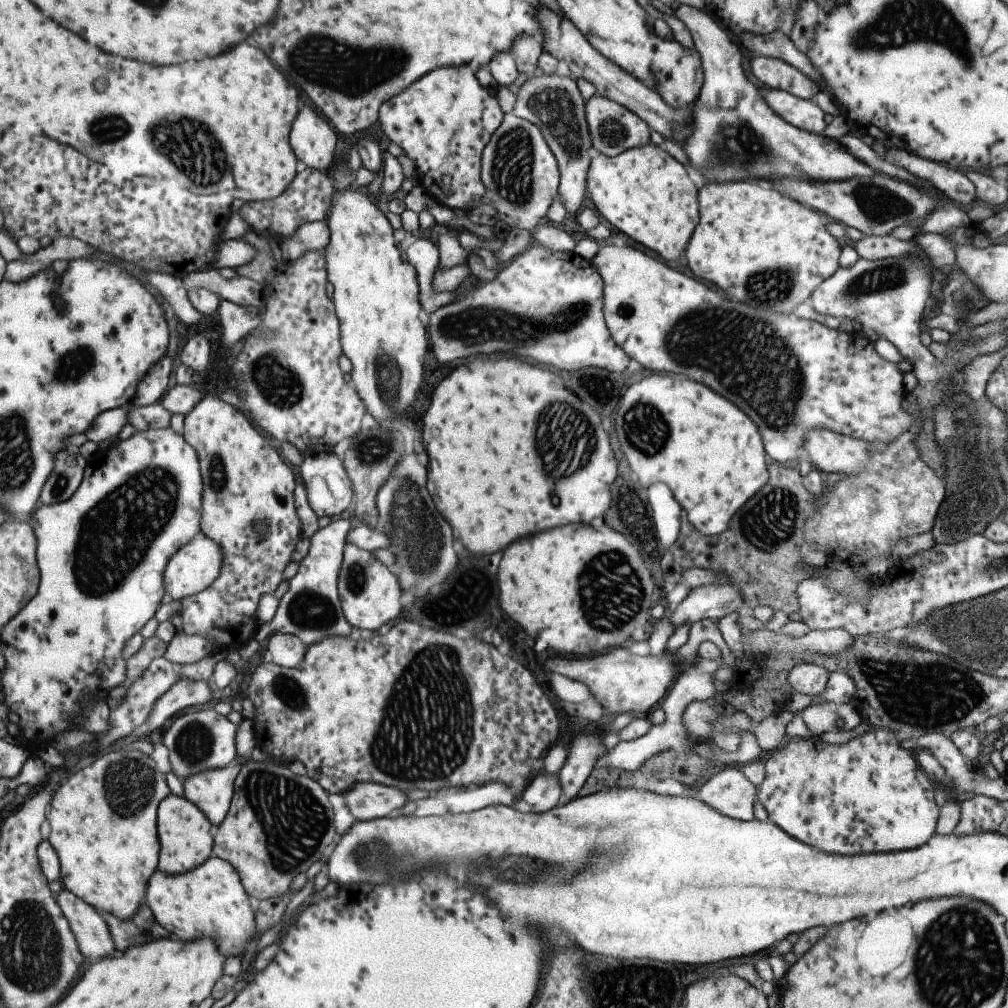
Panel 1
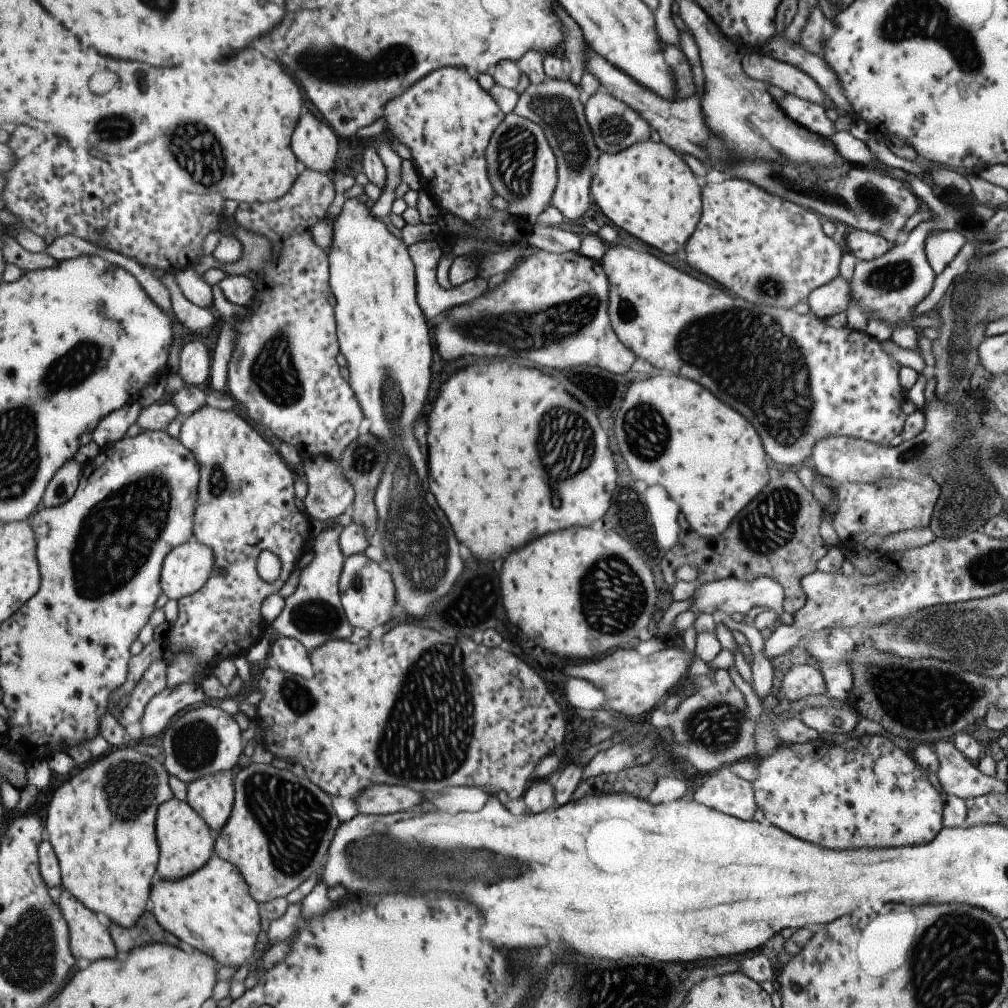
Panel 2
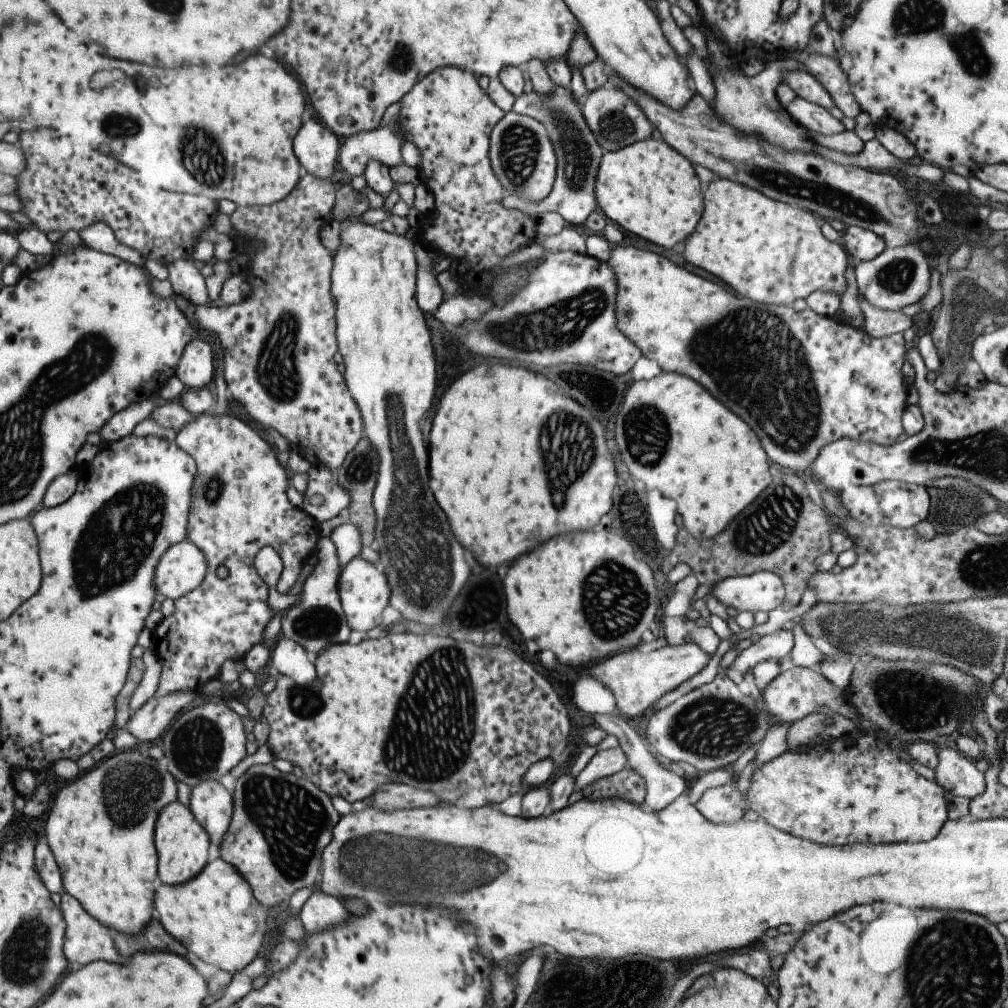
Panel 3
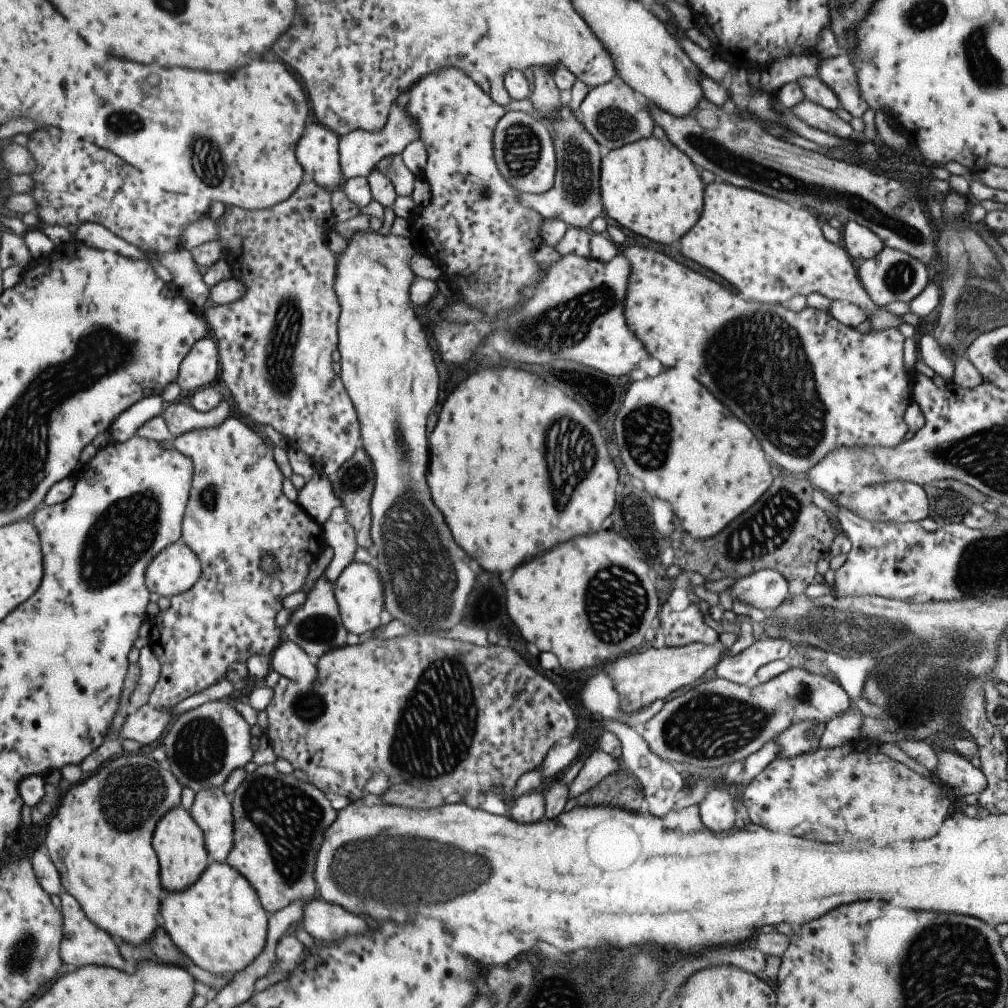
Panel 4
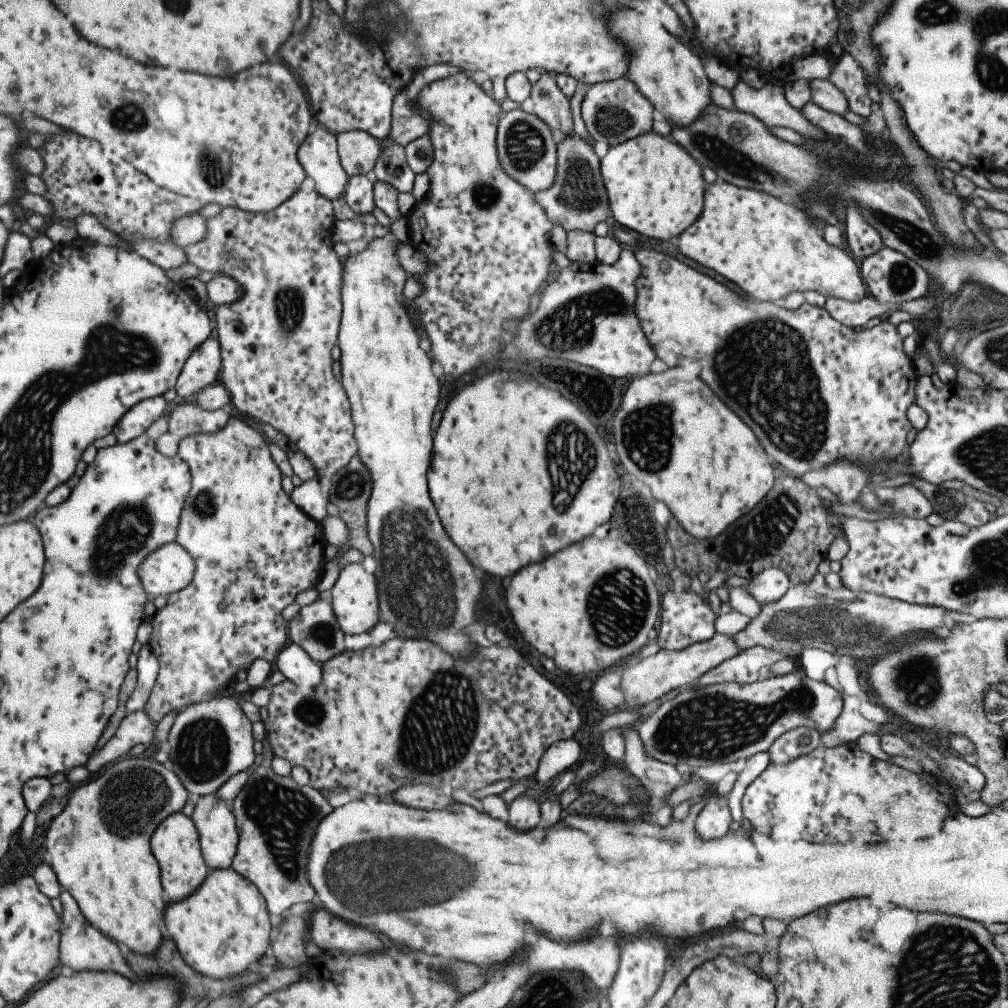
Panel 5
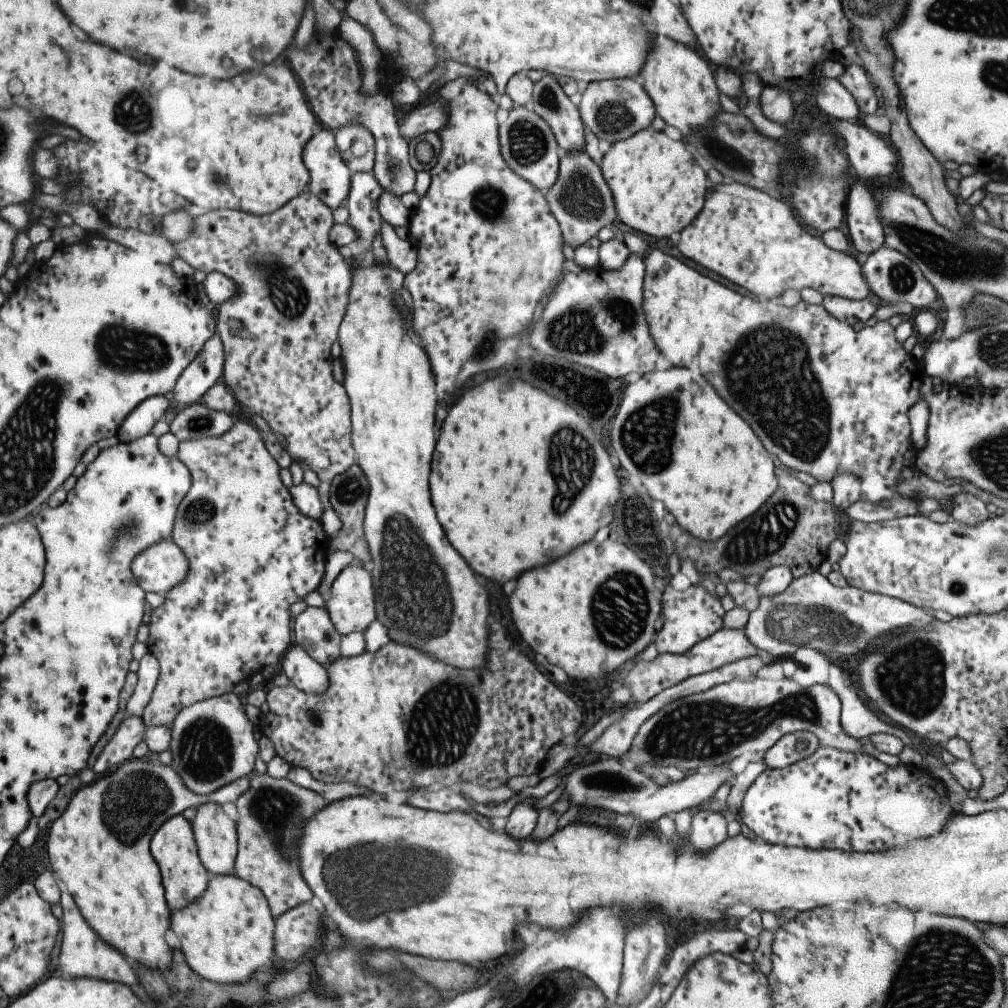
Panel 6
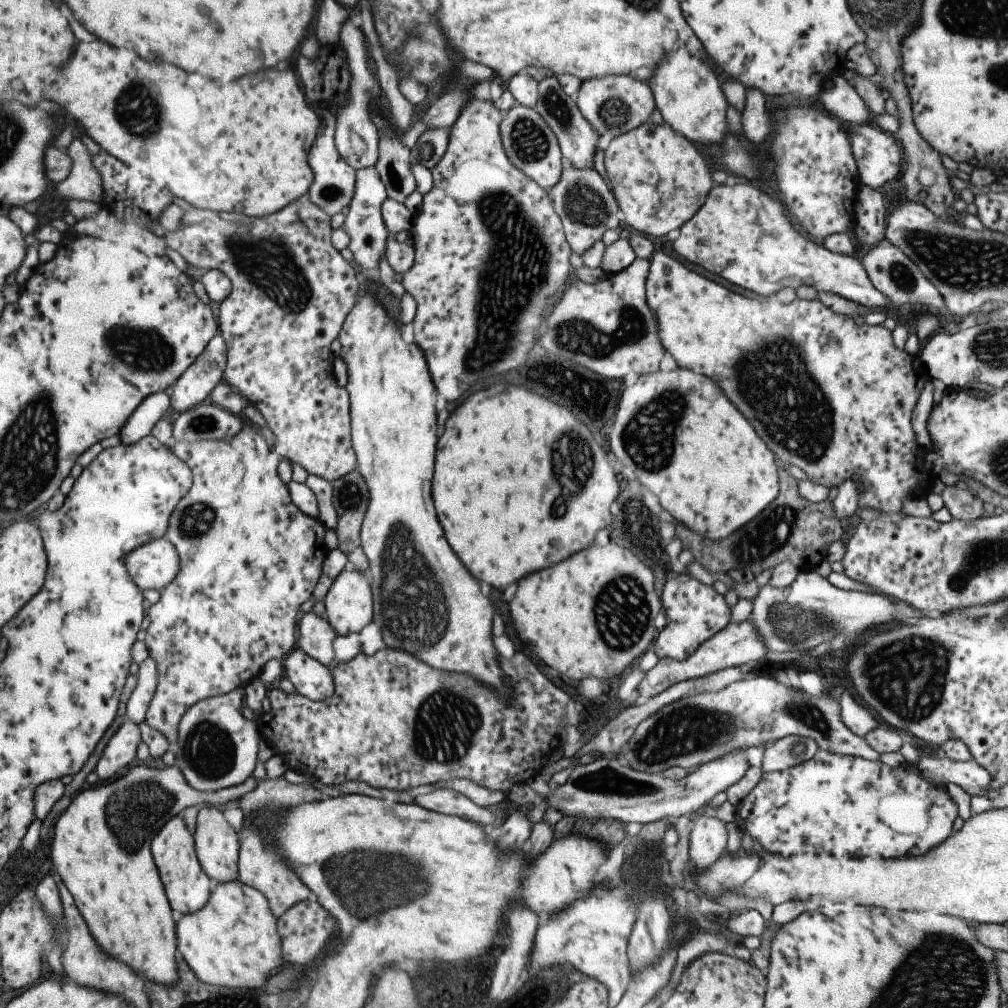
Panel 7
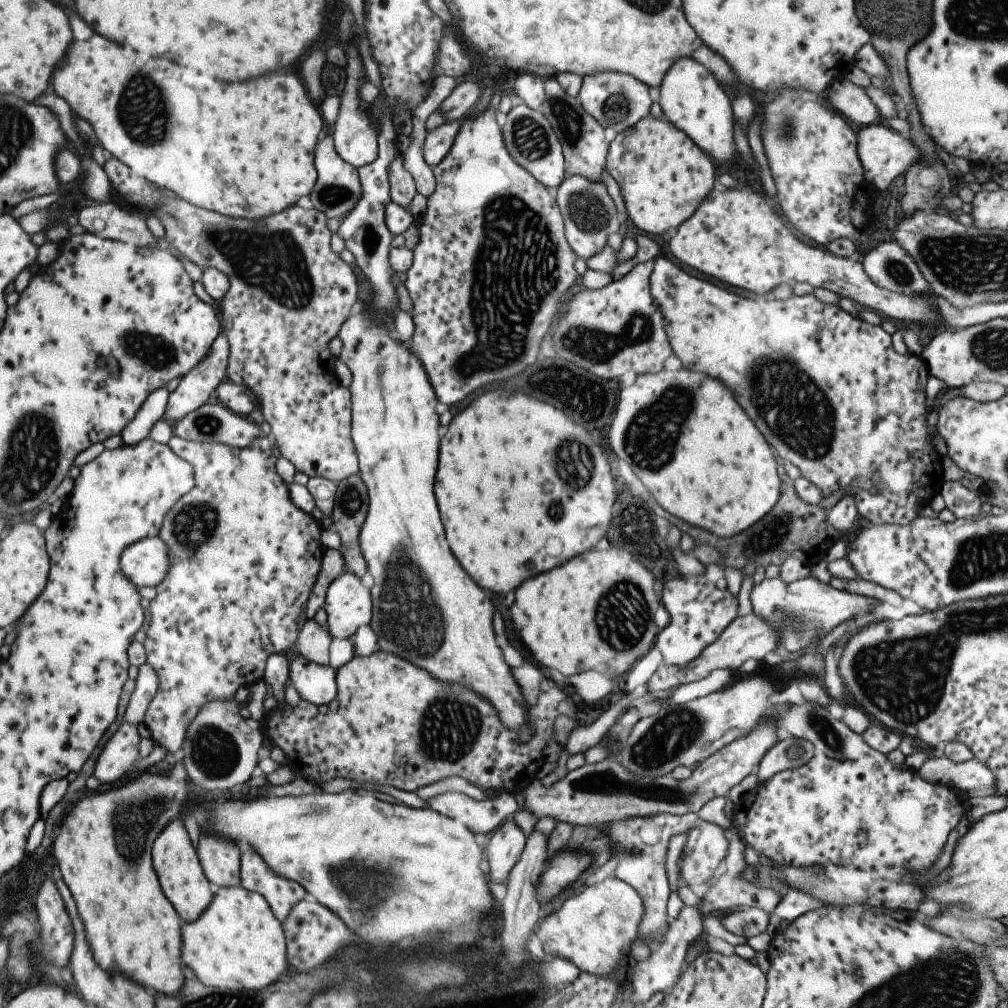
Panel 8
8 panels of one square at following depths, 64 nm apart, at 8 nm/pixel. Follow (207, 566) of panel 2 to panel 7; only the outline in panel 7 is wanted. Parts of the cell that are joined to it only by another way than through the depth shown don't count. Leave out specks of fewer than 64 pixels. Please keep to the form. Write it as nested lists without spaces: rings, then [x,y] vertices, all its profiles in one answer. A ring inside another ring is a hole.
[[[149,540],[147,544],[137,546],[135,550],[131,550],[125,556],[125,568],[139,590],[148,590],[150,588],[158,591],[165,588],[175,578],[175,574],[179,570],[179,556],[167,540]]]

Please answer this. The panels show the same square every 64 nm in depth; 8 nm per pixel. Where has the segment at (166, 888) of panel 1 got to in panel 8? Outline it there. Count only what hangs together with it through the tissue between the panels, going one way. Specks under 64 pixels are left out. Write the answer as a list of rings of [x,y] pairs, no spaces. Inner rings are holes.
[[[241,886],[219,887],[207,909],[197,920],[181,924],[180,938],[181,962],[185,962],[184,965],[195,974],[197,980],[207,987],[257,991],[276,982],[289,971],[282,924],[274,918],[267,902],[259,894],[244,890]]]

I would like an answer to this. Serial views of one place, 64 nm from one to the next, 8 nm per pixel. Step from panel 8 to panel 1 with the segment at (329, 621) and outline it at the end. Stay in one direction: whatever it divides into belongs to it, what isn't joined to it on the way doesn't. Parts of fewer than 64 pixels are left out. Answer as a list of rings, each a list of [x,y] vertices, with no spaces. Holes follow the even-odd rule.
[[[344,542],[341,566],[337,576],[337,596],[339,596],[343,618],[351,626],[375,632],[381,624],[399,617],[401,593],[396,576],[385,564],[381,564],[371,551],[361,550],[353,542]]]

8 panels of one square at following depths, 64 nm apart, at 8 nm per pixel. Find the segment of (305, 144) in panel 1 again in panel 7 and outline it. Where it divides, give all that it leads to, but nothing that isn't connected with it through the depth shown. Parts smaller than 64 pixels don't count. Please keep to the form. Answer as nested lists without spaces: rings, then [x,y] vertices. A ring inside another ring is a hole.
[[[327,108],[325,112],[321,112],[323,130],[316,134],[313,140],[313,146],[309,150],[309,158],[307,158],[307,166],[313,172],[313,180],[308,188],[307,194],[317,208],[321,208],[325,214],[333,216],[337,212],[341,212],[355,190],[355,171],[351,168],[338,154],[334,145],[334,122],[333,110]]]

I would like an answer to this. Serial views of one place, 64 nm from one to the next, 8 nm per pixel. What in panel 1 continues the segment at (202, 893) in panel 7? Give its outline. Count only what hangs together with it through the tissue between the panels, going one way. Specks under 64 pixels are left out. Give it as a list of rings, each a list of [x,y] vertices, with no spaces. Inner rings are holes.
[[[172,793],[162,798],[156,808],[156,834],[159,842],[157,870],[163,874],[183,874],[203,864],[213,848],[213,826],[204,814],[183,796]]]

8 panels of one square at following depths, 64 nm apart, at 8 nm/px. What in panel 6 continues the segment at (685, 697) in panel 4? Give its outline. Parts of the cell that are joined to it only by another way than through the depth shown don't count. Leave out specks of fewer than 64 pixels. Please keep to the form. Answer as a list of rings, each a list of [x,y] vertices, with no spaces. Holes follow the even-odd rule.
[[[790,678],[779,680],[736,680],[711,686],[700,693],[677,698],[662,706],[639,726],[624,762],[630,766],[673,766],[681,771],[695,770],[699,766],[715,767],[728,763],[747,751],[763,752],[779,737],[796,731],[807,730],[815,734],[822,747],[835,748],[843,752],[864,752],[859,740],[847,736],[839,726],[840,702],[827,684],[812,684],[803,688]]]

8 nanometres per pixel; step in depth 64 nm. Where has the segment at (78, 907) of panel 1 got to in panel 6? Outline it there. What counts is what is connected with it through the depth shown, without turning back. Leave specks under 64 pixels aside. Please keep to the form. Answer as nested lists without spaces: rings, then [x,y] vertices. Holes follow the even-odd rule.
[[[62,888],[60,891],[60,906],[62,908],[61,944],[57,956],[59,970],[67,978],[95,978],[95,980],[105,980],[105,982],[121,982],[123,986],[129,986],[129,990],[139,996],[139,982],[135,978],[135,972],[127,966],[123,956],[119,956],[111,946],[99,942],[99,938],[91,932],[89,925],[81,918],[77,905],[70,894]]]

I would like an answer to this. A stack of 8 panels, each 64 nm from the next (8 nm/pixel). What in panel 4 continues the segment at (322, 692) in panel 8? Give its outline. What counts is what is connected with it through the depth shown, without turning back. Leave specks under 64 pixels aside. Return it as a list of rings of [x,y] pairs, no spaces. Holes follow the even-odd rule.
[[[280,642],[269,655],[268,662],[269,668],[293,682],[297,690],[309,692],[315,686],[315,661],[294,642]]]

